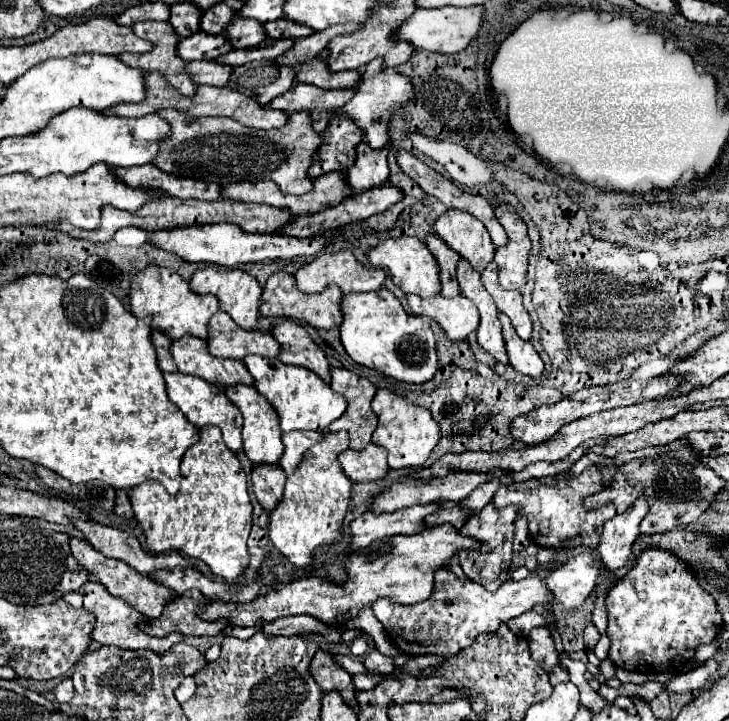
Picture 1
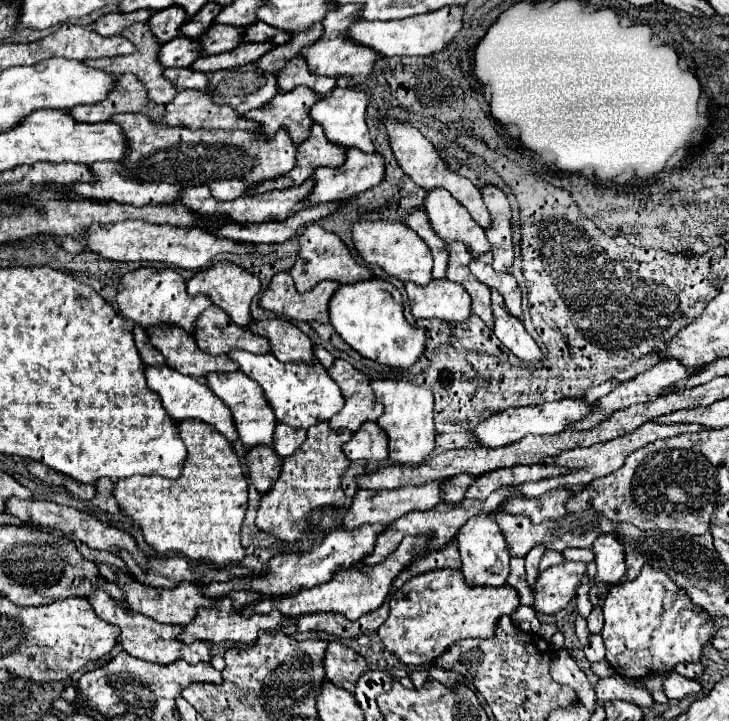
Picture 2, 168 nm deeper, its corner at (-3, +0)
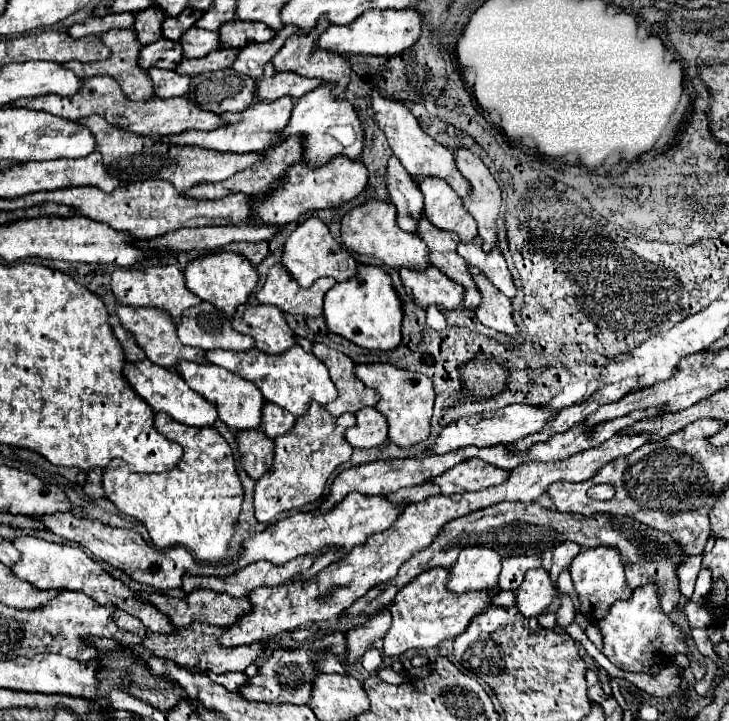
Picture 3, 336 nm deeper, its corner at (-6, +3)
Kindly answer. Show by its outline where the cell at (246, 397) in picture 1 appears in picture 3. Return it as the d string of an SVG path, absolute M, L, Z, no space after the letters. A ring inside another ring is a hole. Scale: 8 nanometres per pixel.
M179 362L177 372L183 376L183 380L195 390L199 392L203 398L207 398L209 402L217 404L219 410L219 418L235 432L241 430L257 430L261 426L261 418L263 418L263 394L259 394L257 386L251 386L251 382L247 382L245 378L239 378L237 374L231 374L229 370L223 370L219 366L203 366L203 364L195 364L195 362Z

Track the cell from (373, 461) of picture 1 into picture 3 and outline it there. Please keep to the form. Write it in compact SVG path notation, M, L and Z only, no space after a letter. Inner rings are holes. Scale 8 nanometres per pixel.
M363 408L355 414L357 424L345 432L353 448L377 448L387 440L387 420L375 408Z

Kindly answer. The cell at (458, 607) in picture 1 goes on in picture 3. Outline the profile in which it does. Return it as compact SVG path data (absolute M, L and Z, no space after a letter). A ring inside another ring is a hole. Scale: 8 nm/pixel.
M431 568L419 574L405 584L393 600L393 622L383 638L383 652L393 658L413 648L429 650L437 648L443 640L457 638L469 626L471 618L491 606L493 596L495 594L491 590L479 590L475 594L451 594L451 590L447 590L447 568Z

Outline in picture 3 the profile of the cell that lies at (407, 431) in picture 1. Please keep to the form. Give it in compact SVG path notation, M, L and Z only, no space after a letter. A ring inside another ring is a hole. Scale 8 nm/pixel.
M357 364L355 374L359 380L381 394L381 402L375 406L389 422L389 440L401 448L415 446L429 438L431 414L435 402L433 382L427 376L399 370L391 364Z

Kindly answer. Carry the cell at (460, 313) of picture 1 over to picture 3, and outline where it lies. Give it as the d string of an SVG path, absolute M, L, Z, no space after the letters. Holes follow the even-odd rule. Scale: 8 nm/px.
M429 266L423 272L401 268L399 276L403 280L405 292L411 294L415 304L421 308L439 306L445 310L455 310L463 304L463 286L451 282L435 266Z

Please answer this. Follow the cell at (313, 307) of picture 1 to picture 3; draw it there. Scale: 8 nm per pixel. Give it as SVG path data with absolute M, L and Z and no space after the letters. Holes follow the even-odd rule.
M277 264L269 270L263 288L257 292L257 300L261 304L273 304L285 314L321 316L323 298L333 284L333 278L319 278L311 288L301 288L295 284L291 274Z

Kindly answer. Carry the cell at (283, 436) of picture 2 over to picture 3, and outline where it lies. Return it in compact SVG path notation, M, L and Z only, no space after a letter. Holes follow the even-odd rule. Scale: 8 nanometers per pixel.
M265 402L263 406L263 420L261 420L261 430L271 438L275 440L277 436L281 434L287 434L287 430L291 430L295 426L297 418L291 416L287 410L271 404L271 402Z

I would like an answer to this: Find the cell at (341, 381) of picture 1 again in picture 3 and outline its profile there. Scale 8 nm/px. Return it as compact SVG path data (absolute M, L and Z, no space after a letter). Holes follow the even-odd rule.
M315 344L313 354L325 362L325 366L329 368L331 380L339 390L339 398L325 408L331 416L339 418L345 412L357 414L361 408L375 406L379 402L379 394L375 394L375 390L363 386L363 382L355 378L355 362L349 356L325 344Z

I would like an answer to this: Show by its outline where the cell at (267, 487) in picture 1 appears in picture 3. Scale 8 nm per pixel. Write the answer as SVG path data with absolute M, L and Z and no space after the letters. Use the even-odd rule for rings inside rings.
M261 430L239 432L237 444L241 454L241 466L253 480L259 480L267 468L271 470L275 444Z

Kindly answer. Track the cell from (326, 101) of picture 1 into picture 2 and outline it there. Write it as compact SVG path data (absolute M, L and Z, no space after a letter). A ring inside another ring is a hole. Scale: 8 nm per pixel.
M296 87L290 93L278 93L268 101L264 107L258 107L250 113L246 113L246 119L258 121L260 135L264 139L272 139L280 129L286 129L292 143L300 145L304 137L308 137L308 129L312 121L308 121L308 105L316 101L316 93L304 87Z

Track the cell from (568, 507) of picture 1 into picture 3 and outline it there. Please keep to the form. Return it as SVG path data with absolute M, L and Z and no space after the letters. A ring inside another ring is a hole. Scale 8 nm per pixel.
M471 458L459 466L447 470L433 482L441 486L443 494L461 494L465 490L483 490L505 480L505 470L483 462L481 458Z

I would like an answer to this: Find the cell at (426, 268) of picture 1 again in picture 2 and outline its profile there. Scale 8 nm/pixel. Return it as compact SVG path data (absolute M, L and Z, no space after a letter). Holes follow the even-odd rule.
M356 221L352 225L352 239L358 255L366 263L380 265L388 275L400 279L402 283L416 283L416 285L428 285L432 281L432 253L428 245L404 223L394 221Z

